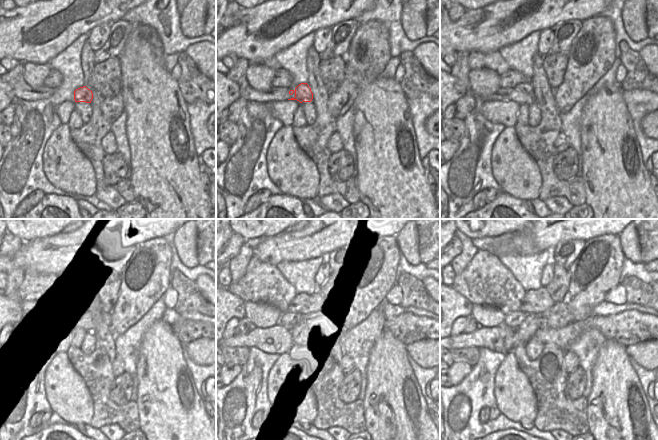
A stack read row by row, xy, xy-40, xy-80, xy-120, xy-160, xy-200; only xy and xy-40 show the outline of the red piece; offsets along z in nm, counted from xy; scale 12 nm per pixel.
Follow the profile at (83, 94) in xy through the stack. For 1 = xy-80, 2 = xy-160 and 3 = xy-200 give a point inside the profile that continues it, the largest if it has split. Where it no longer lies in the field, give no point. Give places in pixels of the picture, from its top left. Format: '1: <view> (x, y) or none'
1: xy-80 (523, 92)
2: xy-160 (288, 319)
3: xy-200 (514, 319)

